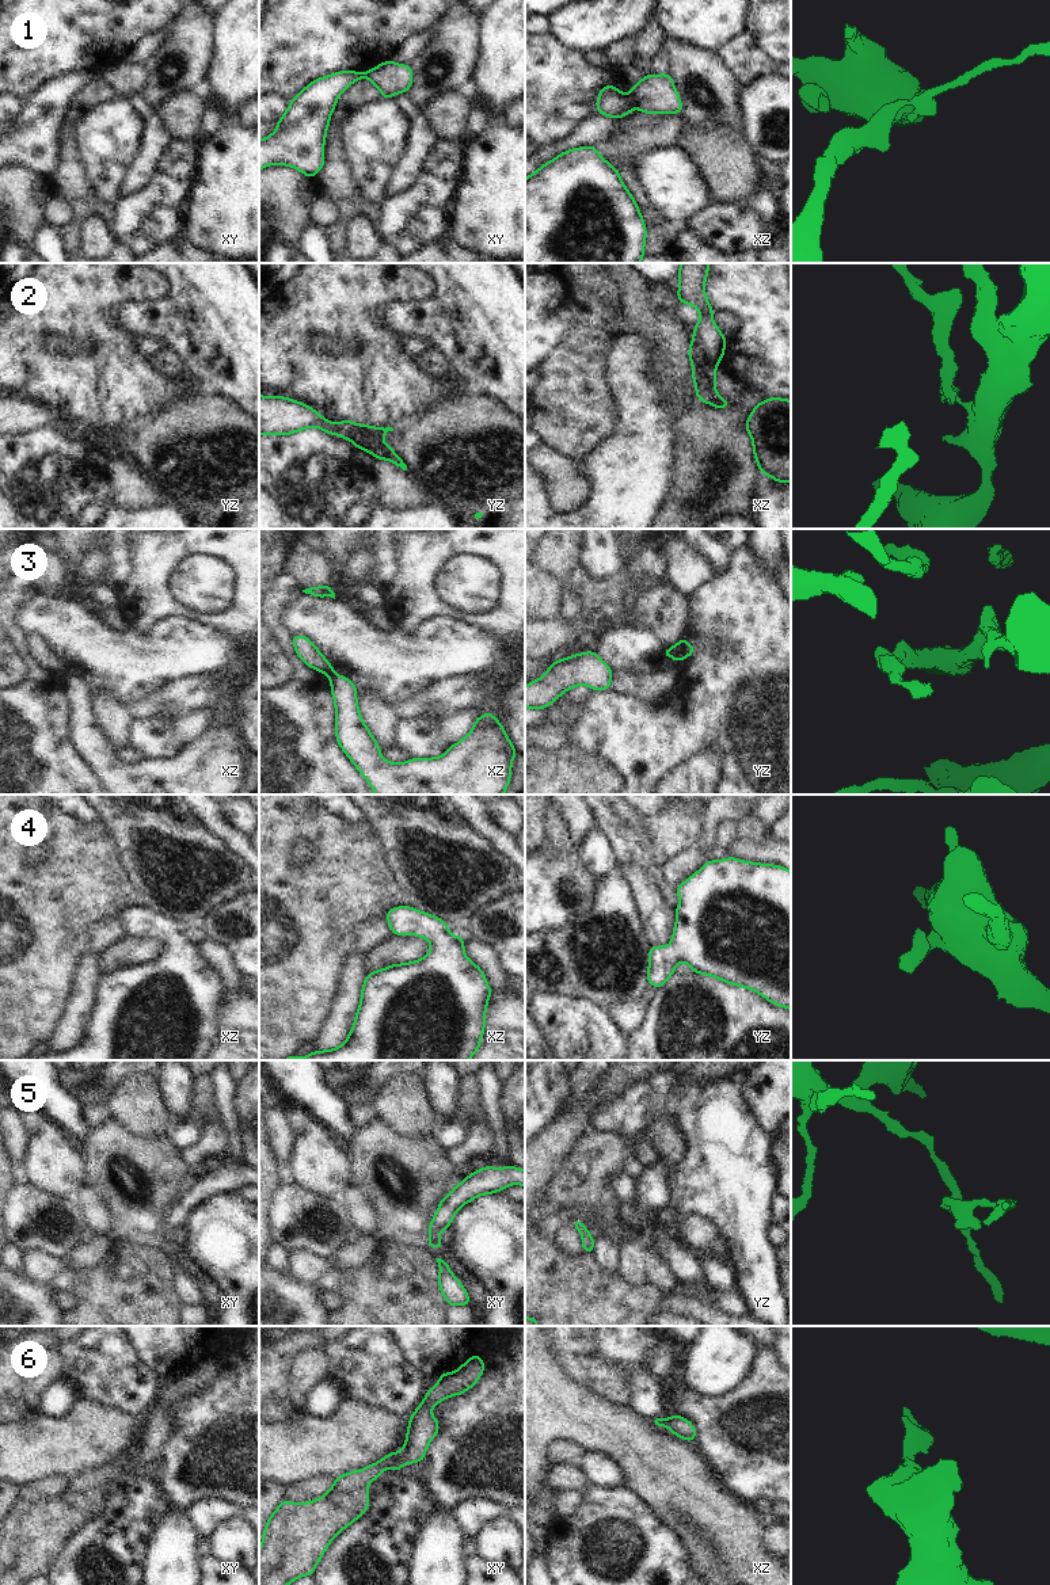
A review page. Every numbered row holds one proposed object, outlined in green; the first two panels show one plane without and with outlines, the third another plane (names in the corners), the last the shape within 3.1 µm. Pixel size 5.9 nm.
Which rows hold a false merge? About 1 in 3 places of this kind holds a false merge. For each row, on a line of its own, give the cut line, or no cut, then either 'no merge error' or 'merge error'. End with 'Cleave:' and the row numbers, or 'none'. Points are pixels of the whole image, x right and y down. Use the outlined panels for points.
1: cut in xz along (630, 94), (636, 102); merge error
2: cut in xz along (693, 339), (708, 354), (718, 354), (723, 350); merge error
3: cut in xz along (334, 673), (330, 677); merge error
4: no cut; no merge error
5: no cut; no merge error
6: no cut; no merge error
Cleave: 1, 2, 3

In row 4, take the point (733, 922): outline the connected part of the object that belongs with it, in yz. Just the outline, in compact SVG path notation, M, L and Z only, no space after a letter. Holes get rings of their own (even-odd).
M730 857L707 861L695 875L676 887L680 898L676 926L667 946L650 946L648 986L662 987L680 961L700 975L758 992L773 1005L791 1010L791 872L780 865L746 862Z

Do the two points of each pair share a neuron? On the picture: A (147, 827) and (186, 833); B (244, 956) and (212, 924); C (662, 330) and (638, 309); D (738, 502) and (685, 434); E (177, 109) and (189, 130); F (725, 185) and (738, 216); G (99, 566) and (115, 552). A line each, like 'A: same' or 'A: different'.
A: same
B: same
C: same
D: same
E: same
F: different
G: different

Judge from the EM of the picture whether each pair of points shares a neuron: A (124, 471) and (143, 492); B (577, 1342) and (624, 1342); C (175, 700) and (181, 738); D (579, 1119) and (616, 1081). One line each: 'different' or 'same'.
A: same
B: different
C: different
D: same

